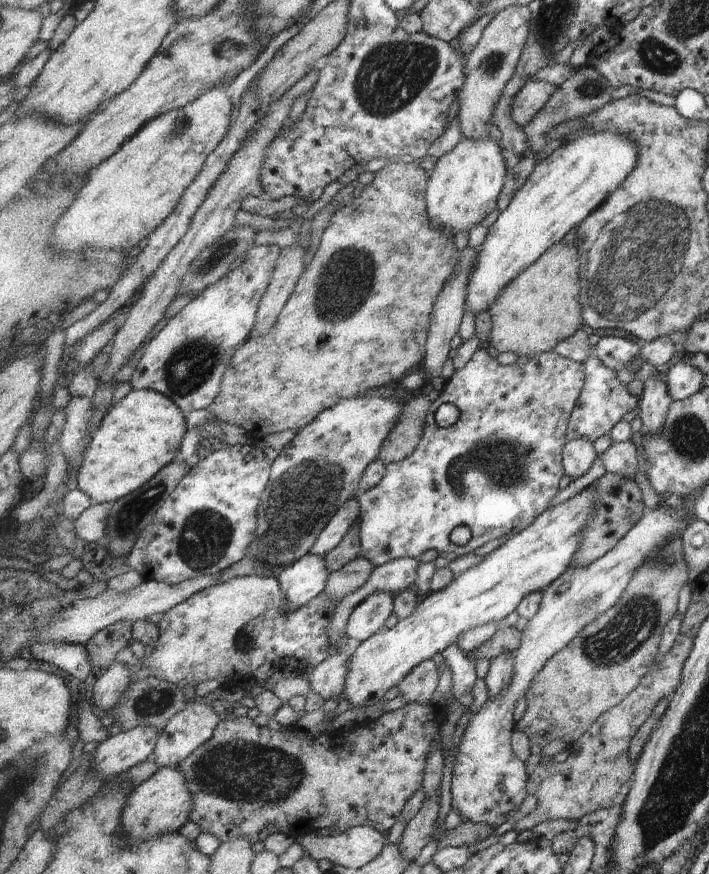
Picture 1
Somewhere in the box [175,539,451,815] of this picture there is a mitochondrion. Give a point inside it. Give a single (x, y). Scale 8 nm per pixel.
(234, 771)

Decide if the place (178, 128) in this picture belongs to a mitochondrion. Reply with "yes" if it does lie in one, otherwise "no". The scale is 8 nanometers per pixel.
yes

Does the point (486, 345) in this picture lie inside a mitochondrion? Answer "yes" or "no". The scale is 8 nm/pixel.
no

